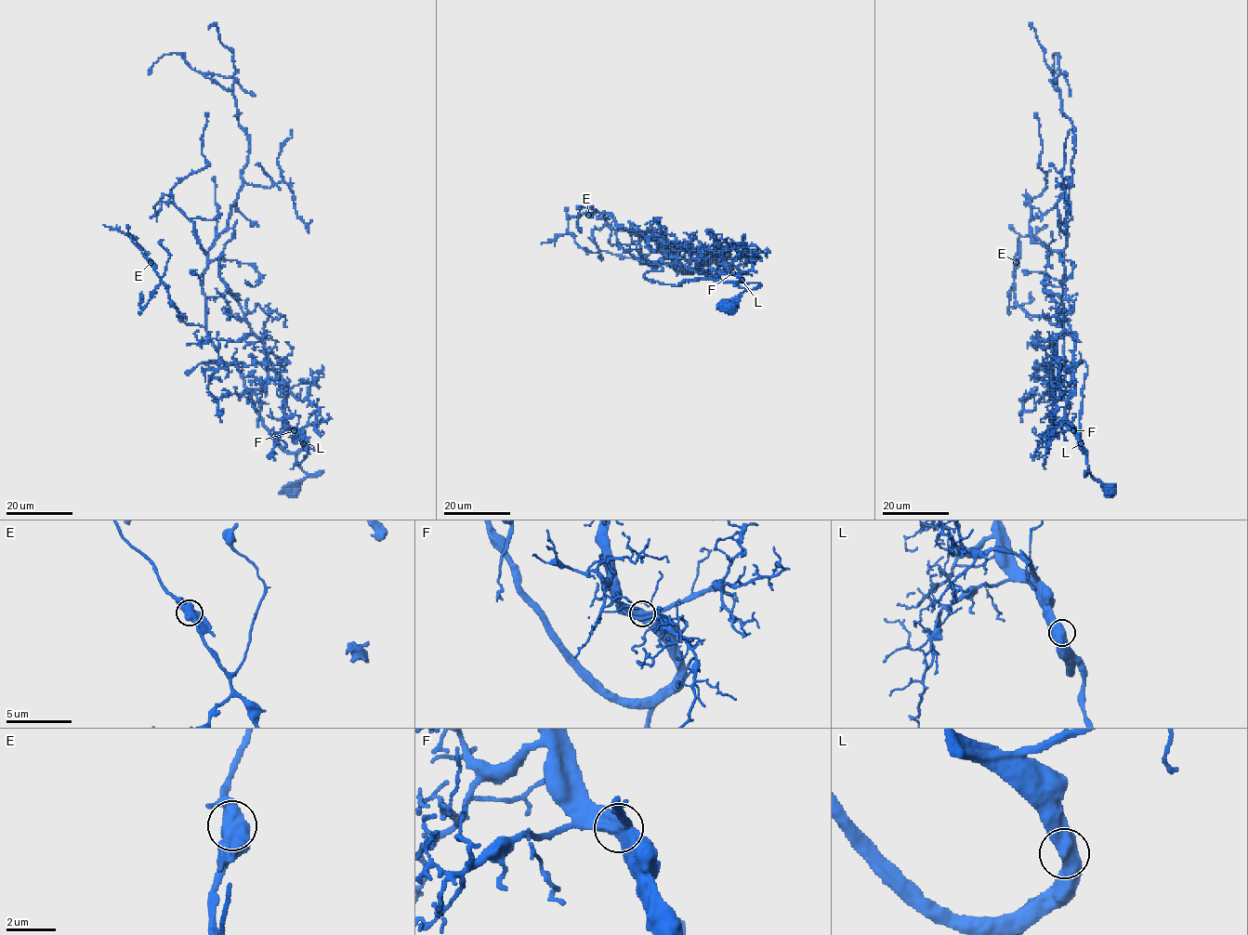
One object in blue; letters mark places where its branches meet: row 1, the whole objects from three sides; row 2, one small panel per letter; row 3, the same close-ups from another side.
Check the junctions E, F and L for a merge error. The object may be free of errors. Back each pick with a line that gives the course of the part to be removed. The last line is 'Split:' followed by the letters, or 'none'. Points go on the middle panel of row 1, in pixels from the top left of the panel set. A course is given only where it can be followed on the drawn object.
Split: none

